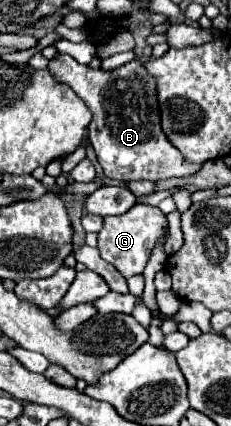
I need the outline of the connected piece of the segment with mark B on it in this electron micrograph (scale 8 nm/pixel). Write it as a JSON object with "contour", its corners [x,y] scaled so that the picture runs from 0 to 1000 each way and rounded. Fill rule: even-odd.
{"contour":[[[247,127],[229,141],[212,141],[203,164],[255,192],[307,202],[385,249],[403,268],[385,291],[385,329],[463,418],[498,418],[524,427],[688,427],[749,413],[827,413],[861,399],[853,385],[810,385],[784,357],[723,329],[723,319],[706,319],[706,305],[688,300],[671,183],[636,174],[636,164],[593,141],[455,169],[359,155],[299,127]]]}

